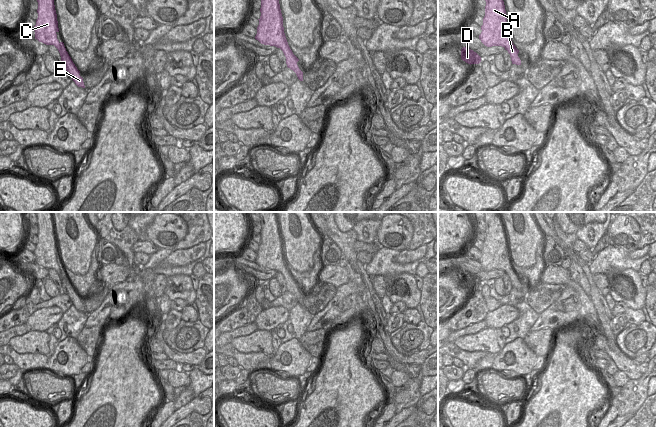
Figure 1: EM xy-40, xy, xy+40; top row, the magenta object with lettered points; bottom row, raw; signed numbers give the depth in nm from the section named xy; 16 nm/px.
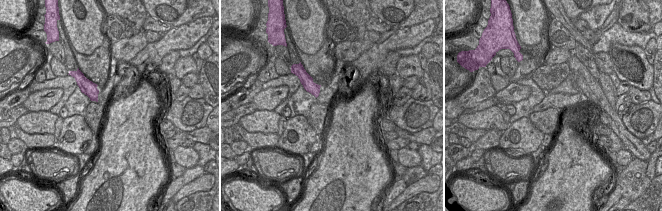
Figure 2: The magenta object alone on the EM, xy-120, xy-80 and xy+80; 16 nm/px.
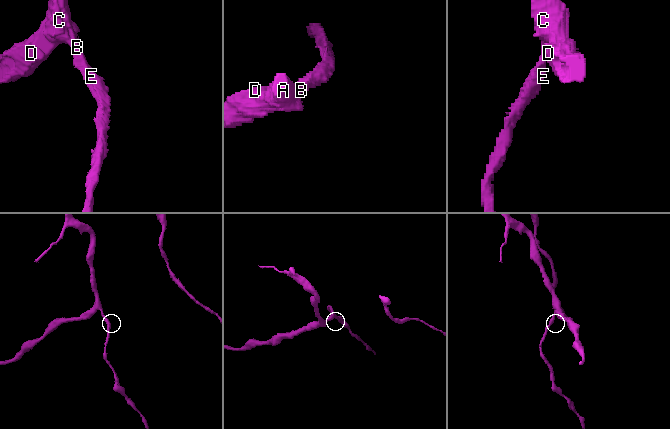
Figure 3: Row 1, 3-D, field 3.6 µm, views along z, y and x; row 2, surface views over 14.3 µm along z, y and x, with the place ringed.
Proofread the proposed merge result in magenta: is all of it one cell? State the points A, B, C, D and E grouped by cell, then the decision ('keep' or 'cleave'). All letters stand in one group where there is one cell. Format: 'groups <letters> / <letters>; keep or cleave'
groups A B C D E; keep

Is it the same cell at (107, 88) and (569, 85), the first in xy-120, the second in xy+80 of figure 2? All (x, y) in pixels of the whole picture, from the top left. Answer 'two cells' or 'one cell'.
two cells

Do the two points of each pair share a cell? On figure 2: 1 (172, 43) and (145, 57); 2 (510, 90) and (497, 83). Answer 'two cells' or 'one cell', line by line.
1: one cell
2: two cells

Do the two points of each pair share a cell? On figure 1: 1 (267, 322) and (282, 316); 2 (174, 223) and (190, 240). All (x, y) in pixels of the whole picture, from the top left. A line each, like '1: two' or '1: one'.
1: one
2: two

